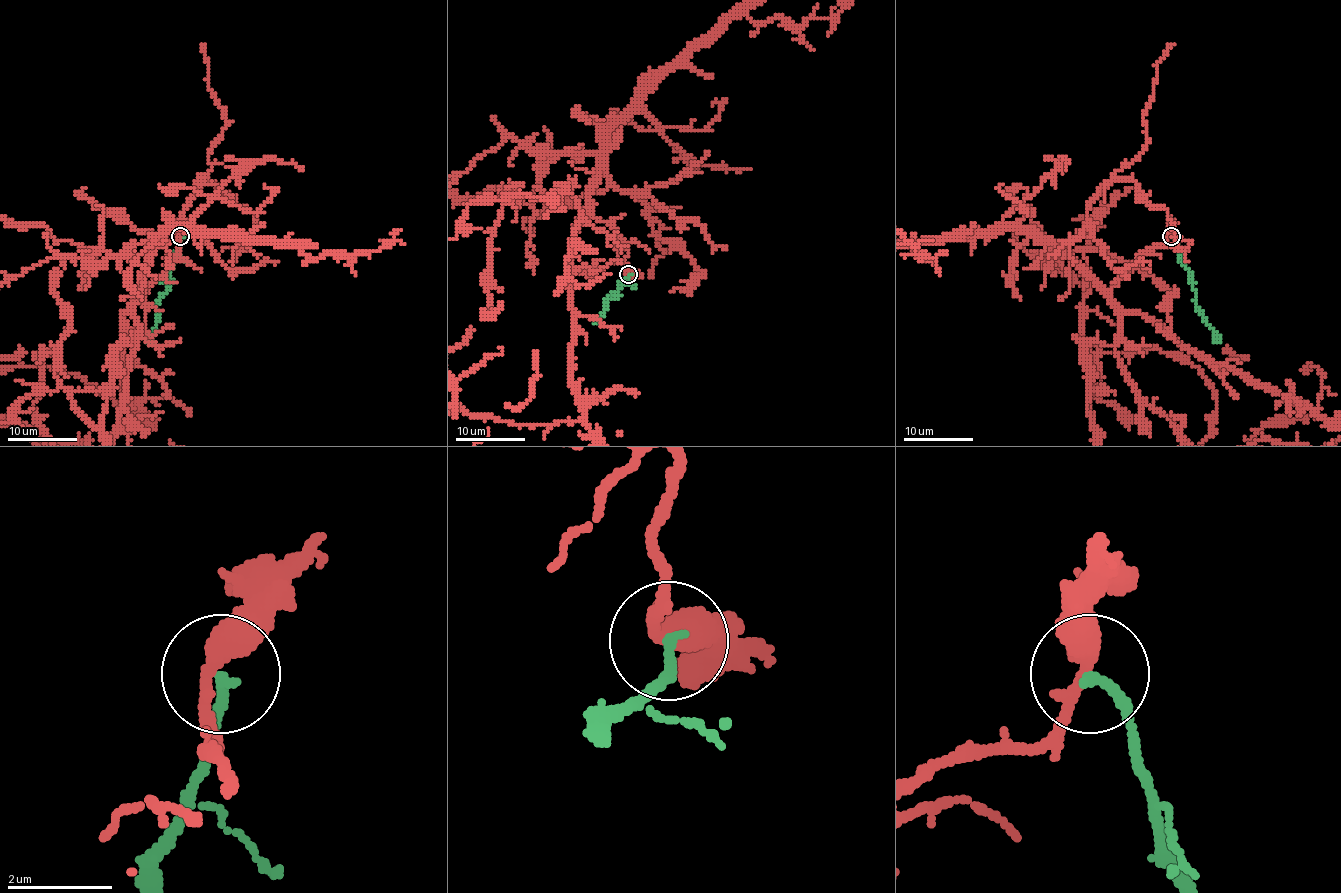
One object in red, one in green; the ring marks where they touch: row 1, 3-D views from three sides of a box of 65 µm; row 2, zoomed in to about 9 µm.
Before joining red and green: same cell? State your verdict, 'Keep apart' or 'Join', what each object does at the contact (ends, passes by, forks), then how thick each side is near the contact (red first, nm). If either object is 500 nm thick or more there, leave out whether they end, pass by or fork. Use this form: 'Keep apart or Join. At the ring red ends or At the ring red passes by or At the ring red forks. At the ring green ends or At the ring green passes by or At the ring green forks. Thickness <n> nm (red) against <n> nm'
Keep apart. At the ring red passes by. At the ring green ends. Thickness 360 nm (red) against 200 nm

